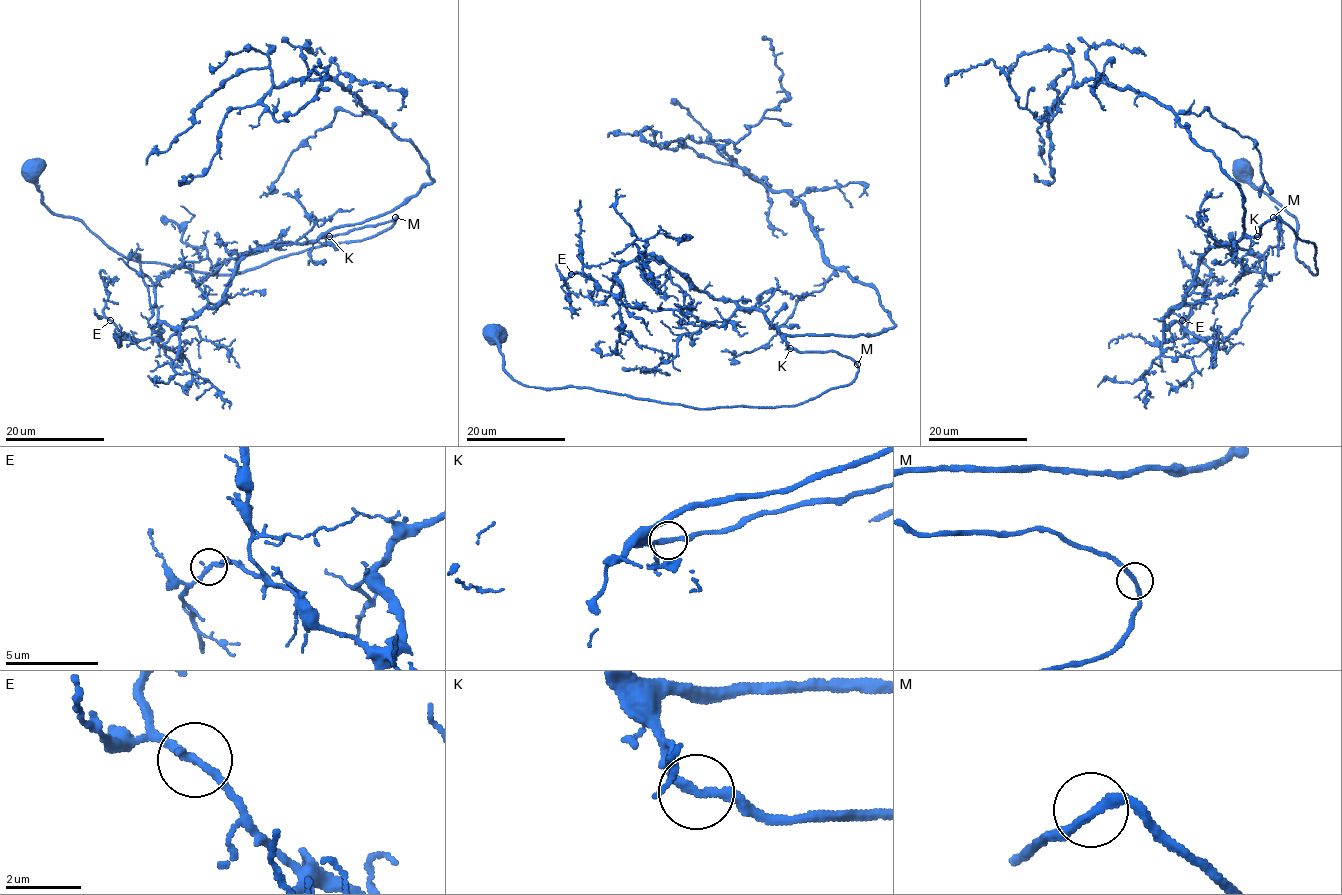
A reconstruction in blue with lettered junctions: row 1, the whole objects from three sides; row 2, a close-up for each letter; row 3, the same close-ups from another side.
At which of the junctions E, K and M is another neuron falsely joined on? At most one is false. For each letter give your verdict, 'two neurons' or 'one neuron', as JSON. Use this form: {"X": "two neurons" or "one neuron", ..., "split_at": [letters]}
{"E": "one neuron", "K": "one neuron", "M": "one neuron", "split_at": []}

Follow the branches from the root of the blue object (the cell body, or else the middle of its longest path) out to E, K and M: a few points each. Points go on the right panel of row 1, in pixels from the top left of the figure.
E: (1243, 225), (1200, 258), (1186, 299), (1164, 316), (1203, 339), (1182, 320)
K: (1243, 225), (1243, 231), (1249, 237), (1257, 236)
M: (1243, 225), (1247, 235), (1255, 237), (1260, 233), (1259, 226), (1273, 217)

